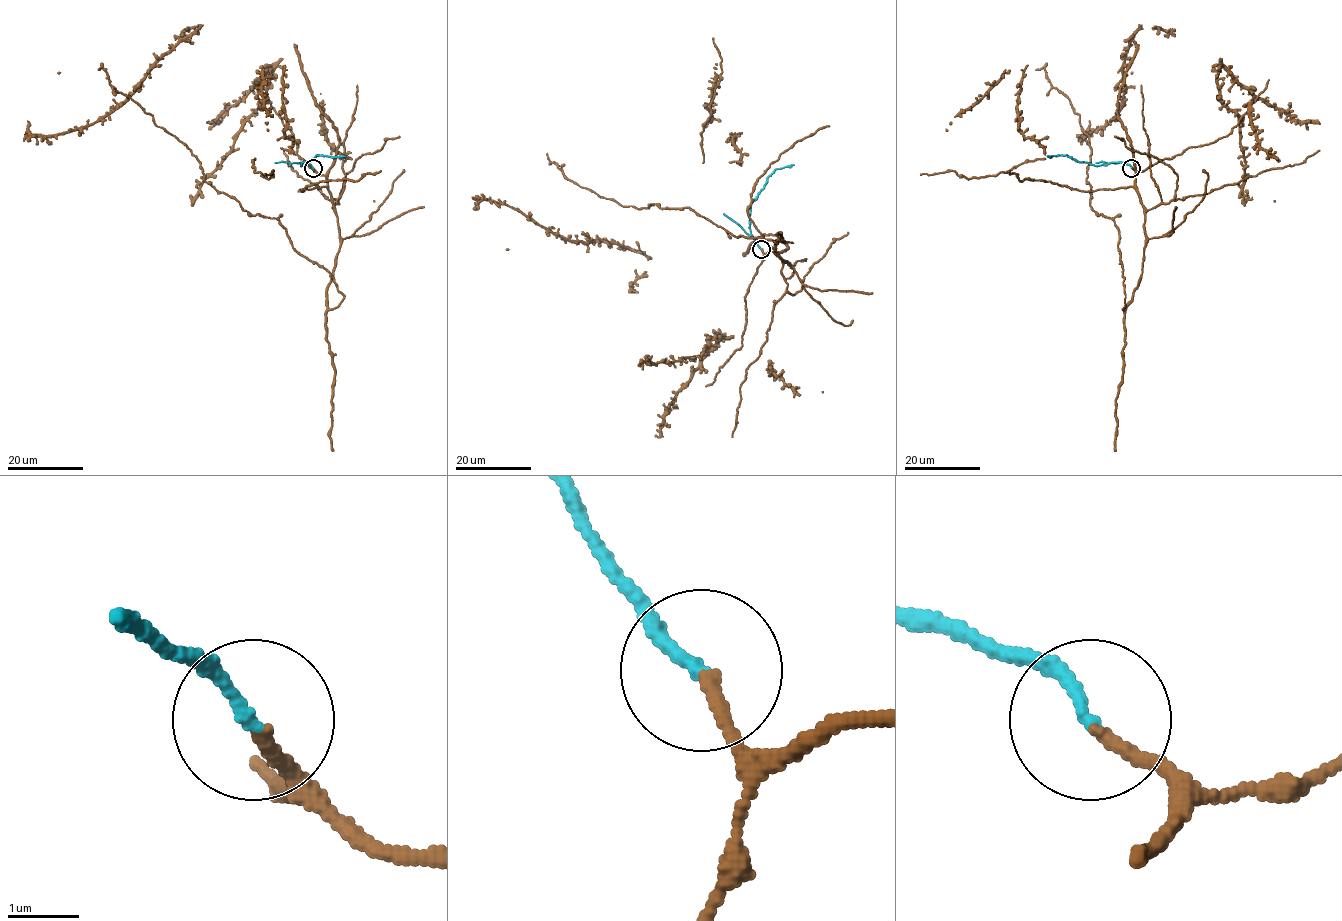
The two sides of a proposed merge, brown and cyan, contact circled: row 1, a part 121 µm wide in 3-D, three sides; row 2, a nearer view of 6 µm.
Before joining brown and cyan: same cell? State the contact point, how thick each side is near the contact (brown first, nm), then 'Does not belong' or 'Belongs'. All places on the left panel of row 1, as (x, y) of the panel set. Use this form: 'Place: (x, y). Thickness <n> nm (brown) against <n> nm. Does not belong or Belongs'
Place: (313, 168). Thickness 170 nm (brown) against 180 nm. Belongs

